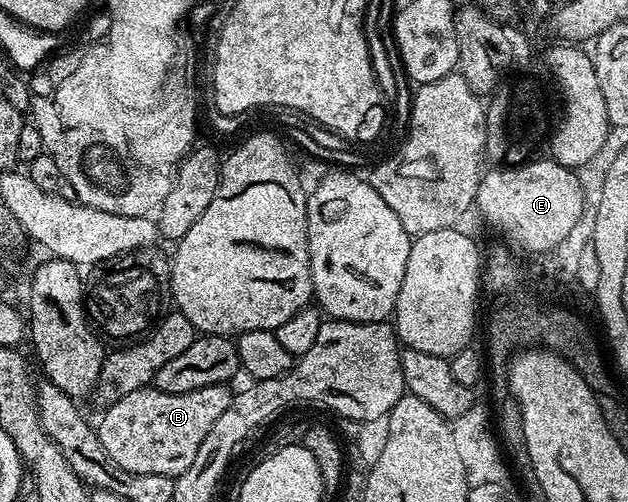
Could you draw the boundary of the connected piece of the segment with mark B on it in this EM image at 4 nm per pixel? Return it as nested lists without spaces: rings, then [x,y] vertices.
[[[210,385],[188,393],[166,393],[154,387],[133,391],[102,410],[103,418],[97,421],[101,447],[125,471],[176,478],[193,463],[209,427],[229,407],[233,396],[229,390],[227,385]]]

